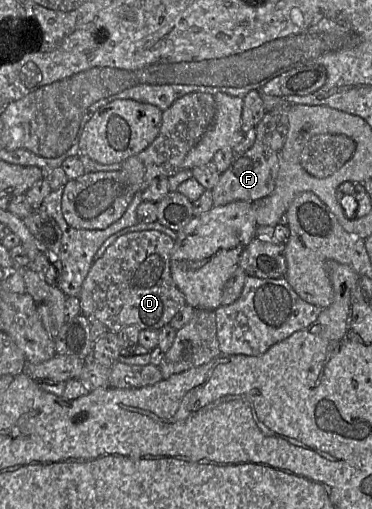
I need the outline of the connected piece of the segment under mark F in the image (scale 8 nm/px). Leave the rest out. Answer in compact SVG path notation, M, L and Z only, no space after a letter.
M283 101L282 105L266 112L255 127L254 144L243 154L234 155L230 166L220 174L218 183L211 189L214 206L223 206L235 201L254 203L272 193L279 169L280 152L288 132L290 105Z

